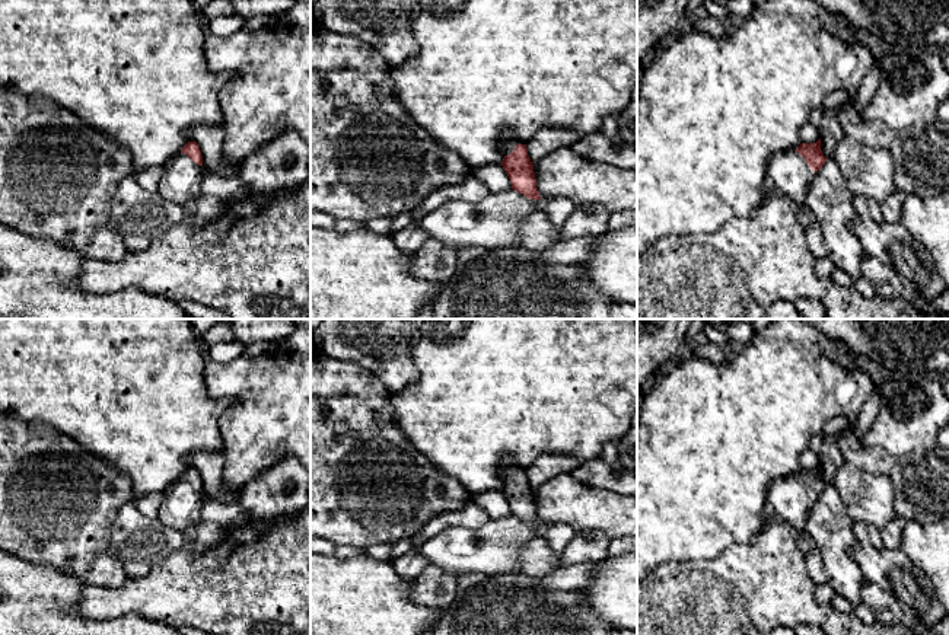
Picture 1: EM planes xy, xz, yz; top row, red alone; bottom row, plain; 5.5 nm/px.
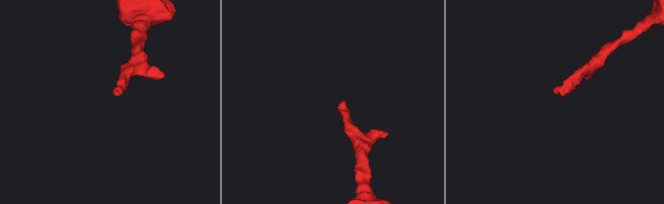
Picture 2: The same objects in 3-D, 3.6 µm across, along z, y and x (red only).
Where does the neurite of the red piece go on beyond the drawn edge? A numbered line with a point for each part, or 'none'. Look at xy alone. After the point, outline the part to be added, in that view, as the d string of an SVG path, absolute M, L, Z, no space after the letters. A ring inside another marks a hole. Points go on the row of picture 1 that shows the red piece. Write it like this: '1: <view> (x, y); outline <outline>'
1: xy (181, 181); outline M179 151L163 167L157 194L166 201L182 205L200 195L203 166Z

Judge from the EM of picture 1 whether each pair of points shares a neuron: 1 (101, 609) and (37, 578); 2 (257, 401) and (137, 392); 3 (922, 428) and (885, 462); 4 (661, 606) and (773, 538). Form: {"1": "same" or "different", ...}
{"1": "different", "2": "different", "3": "different", "4": "same"}

